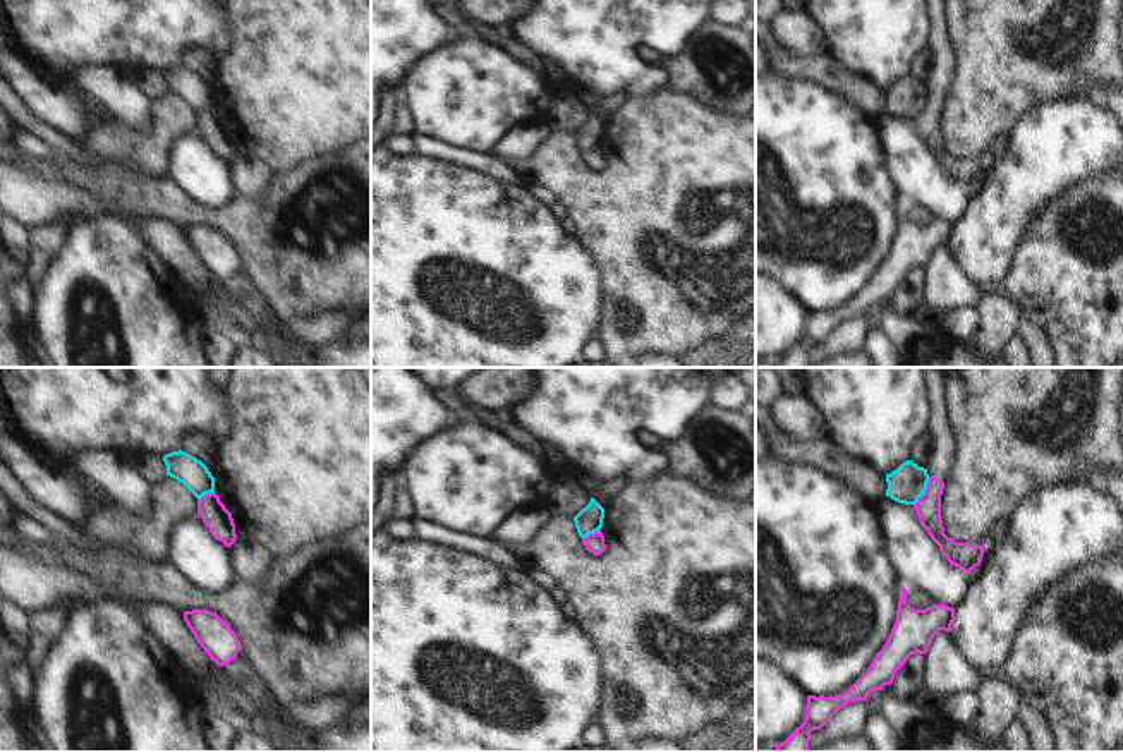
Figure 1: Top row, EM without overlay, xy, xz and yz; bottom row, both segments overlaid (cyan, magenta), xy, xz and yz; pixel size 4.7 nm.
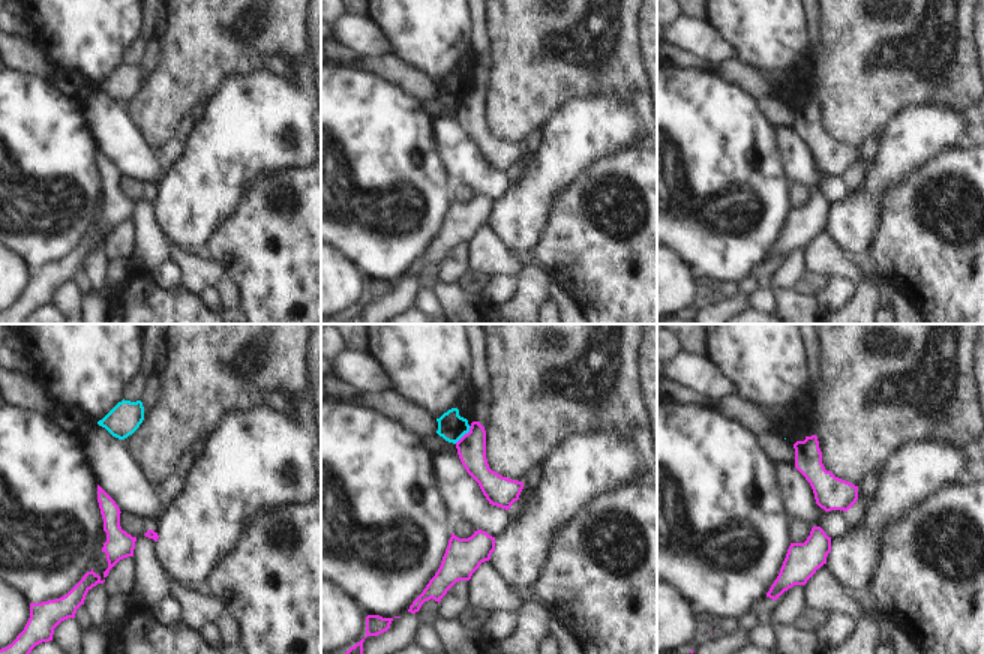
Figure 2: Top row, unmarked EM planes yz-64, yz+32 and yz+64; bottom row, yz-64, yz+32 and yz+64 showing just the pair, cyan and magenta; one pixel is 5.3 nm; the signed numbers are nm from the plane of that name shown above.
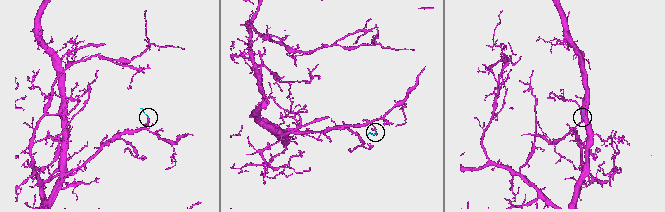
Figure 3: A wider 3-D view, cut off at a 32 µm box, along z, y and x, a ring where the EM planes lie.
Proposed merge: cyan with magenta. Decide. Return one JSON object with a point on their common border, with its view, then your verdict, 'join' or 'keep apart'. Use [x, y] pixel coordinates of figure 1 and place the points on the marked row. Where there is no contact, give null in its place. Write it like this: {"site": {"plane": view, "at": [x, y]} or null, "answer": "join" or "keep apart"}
{"site": {"plane": "yz", "at": [924, 491]}, "answer": "keep apart"}

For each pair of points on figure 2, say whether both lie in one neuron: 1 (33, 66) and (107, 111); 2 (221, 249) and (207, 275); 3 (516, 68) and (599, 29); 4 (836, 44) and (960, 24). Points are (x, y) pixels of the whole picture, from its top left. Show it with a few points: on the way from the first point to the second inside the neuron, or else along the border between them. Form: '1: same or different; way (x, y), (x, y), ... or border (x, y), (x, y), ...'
1: different; border (92, 95), (87, 101)
2: different; border (212, 257), (222, 267), (224, 275)
3: same; way (537, 66), (578, 30)
4: same; way (867, 44), (887, 29), (921, 29), (929, 24)

